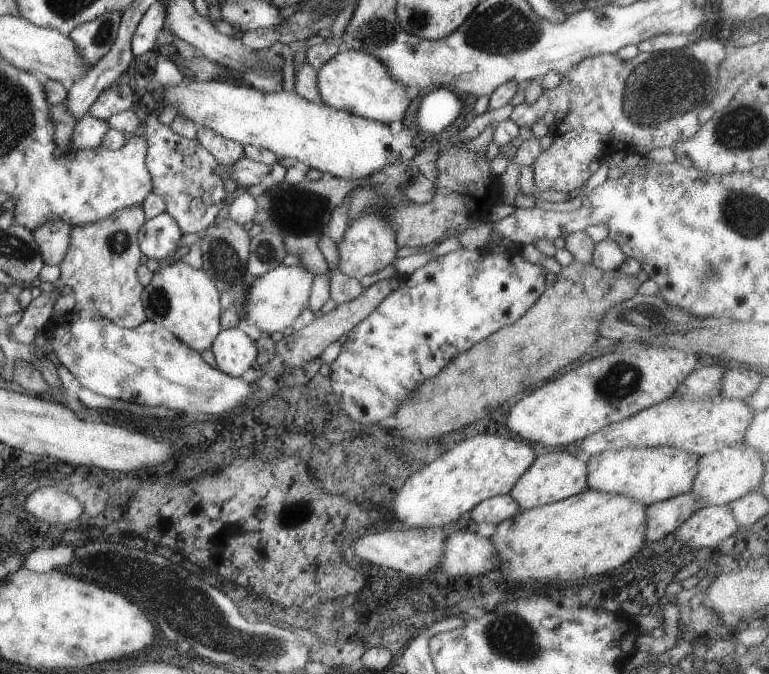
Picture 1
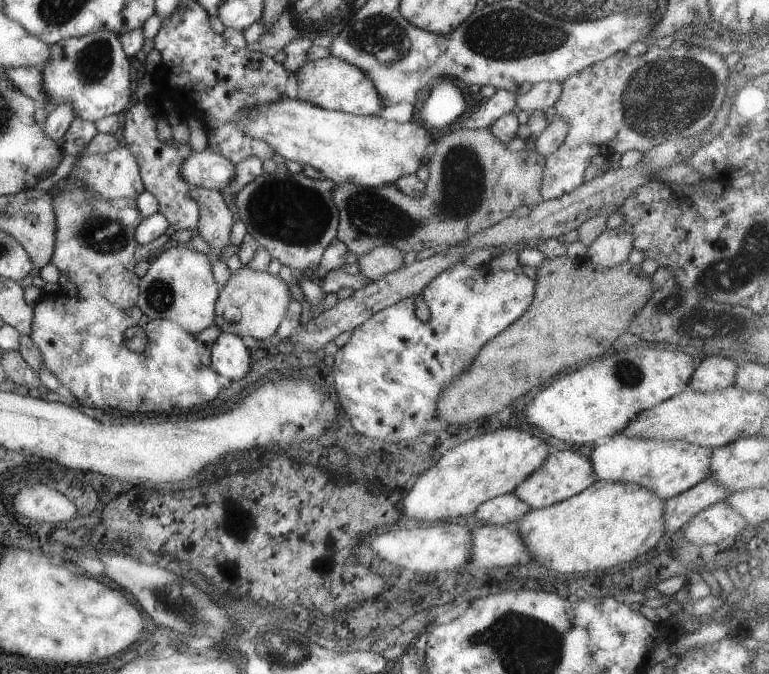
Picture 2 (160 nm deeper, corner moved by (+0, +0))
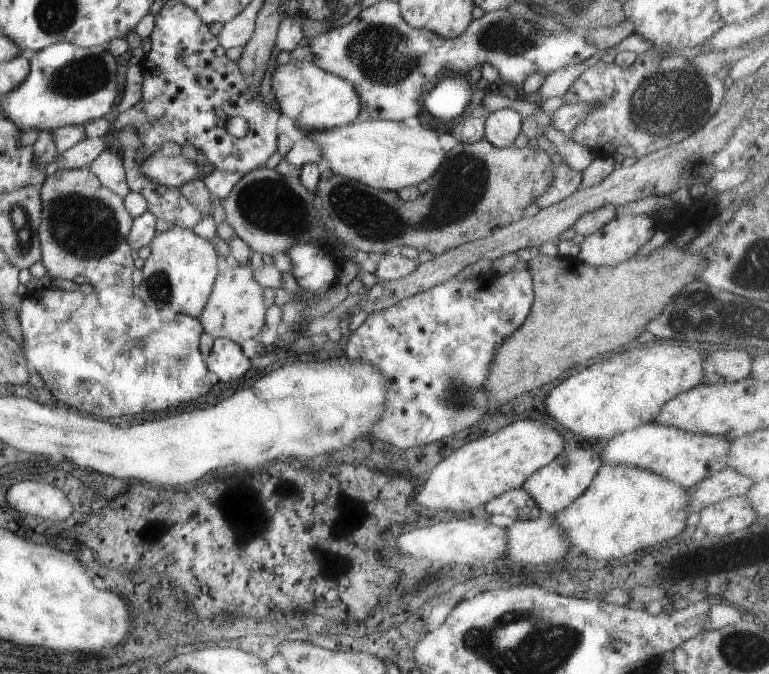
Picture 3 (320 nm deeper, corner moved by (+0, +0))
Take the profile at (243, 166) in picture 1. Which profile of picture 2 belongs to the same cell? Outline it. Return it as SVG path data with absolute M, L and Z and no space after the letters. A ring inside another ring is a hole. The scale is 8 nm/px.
M205 148L201 152L193 151L192 154L189 153L185 157L185 160L183 160L180 166L180 175L191 187L203 187L213 191L220 191L232 179L234 166L226 158Z

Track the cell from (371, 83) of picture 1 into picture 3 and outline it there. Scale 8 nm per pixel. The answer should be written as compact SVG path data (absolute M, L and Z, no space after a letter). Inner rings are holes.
M291 59L285 64L276 65L271 78L271 88L273 89L274 100L278 104L278 111L280 114L292 118L294 124L307 133L346 125L359 116L360 100L355 88L340 76L325 72L311 61Z

